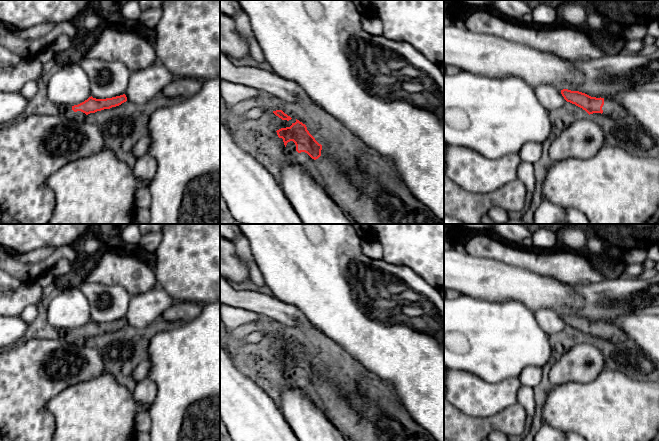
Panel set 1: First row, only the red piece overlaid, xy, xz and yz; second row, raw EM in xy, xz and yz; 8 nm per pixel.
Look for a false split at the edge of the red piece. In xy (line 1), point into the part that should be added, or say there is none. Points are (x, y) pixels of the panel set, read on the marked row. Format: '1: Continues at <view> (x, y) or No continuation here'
1: Continues at xy (67, 110)

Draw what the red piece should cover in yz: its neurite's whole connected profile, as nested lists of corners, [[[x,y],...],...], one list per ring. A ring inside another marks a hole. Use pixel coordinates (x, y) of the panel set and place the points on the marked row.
[[[568,89],[561,90],[561,94],[567,102],[582,108],[589,115],[601,113],[612,119],[621,119],[629,115],[628,111],[621,104],[607,97],[591,97],[585,93]]]

